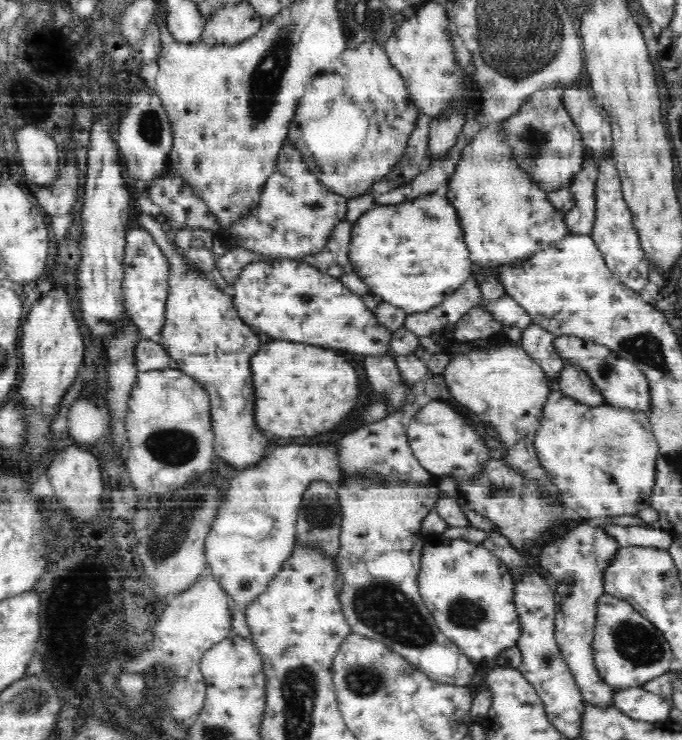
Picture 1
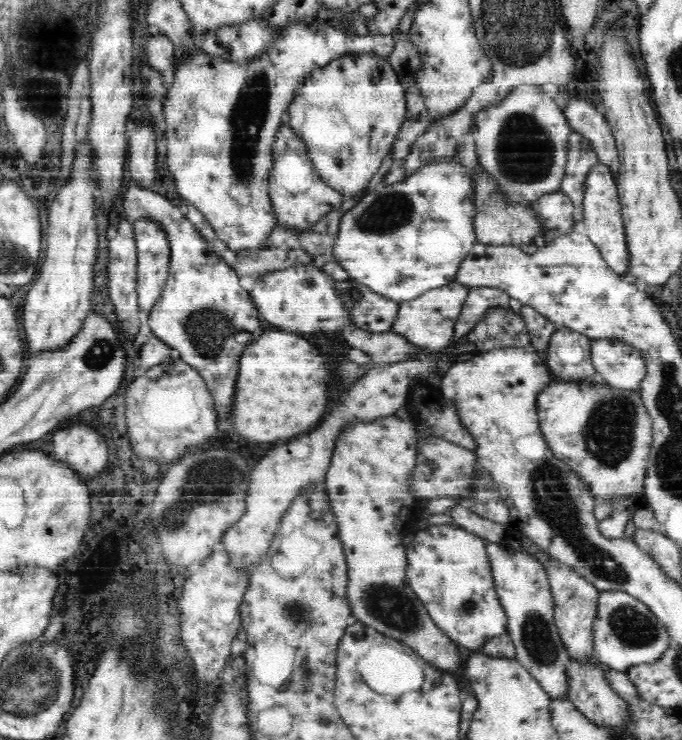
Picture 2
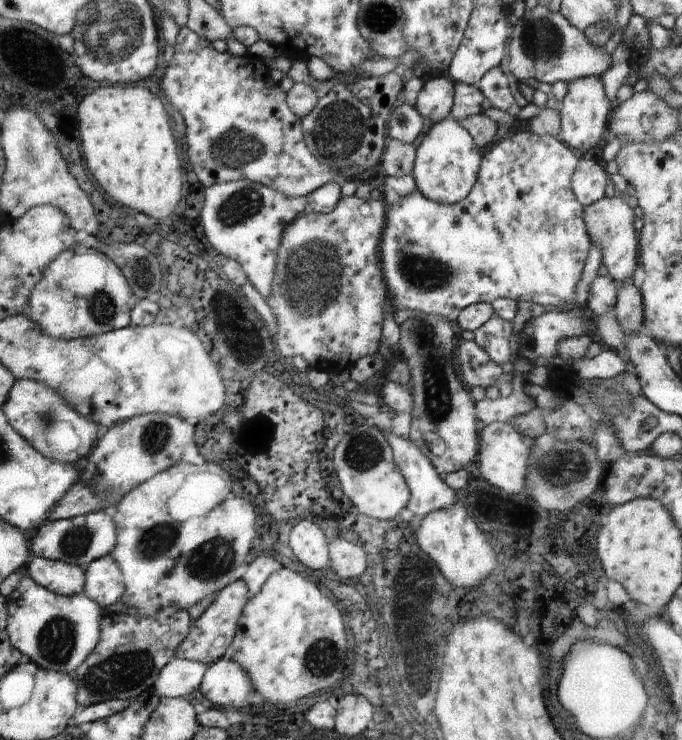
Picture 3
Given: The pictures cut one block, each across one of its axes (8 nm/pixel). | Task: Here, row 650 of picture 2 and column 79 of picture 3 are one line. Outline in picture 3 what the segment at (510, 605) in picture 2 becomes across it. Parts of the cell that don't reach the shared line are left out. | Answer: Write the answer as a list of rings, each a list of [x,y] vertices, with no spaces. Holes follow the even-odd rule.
[[[111,510],[88,513],[71,519],[62,519],[46,523],[40,527],[32,539],[32,551],[38,557],[68,562],[86,568],[90,563],[103,556],[110,555],[117,543],[117,532]]]

